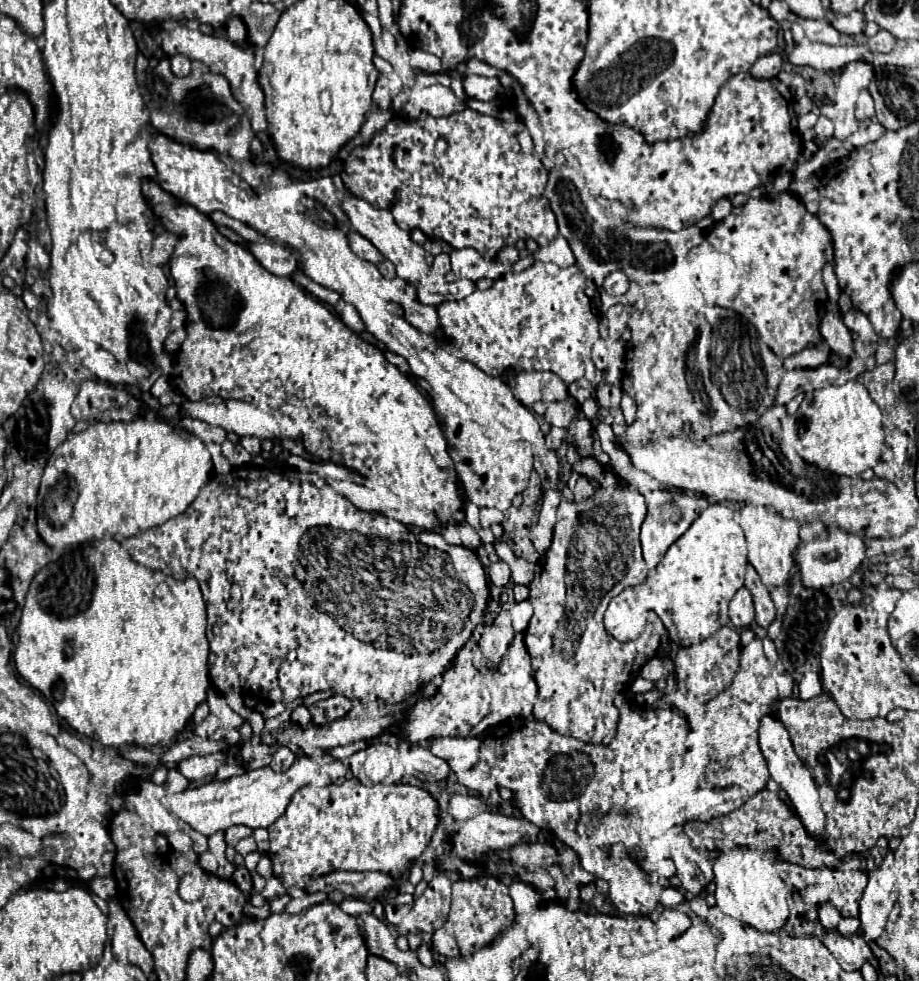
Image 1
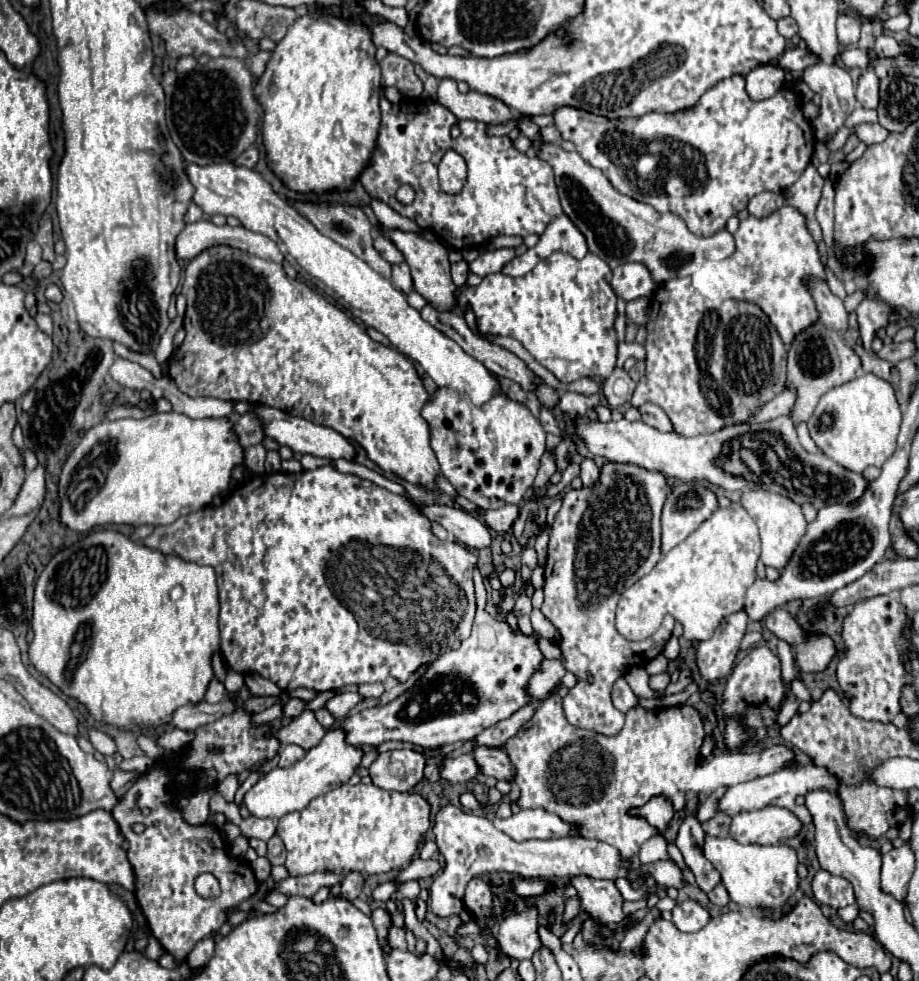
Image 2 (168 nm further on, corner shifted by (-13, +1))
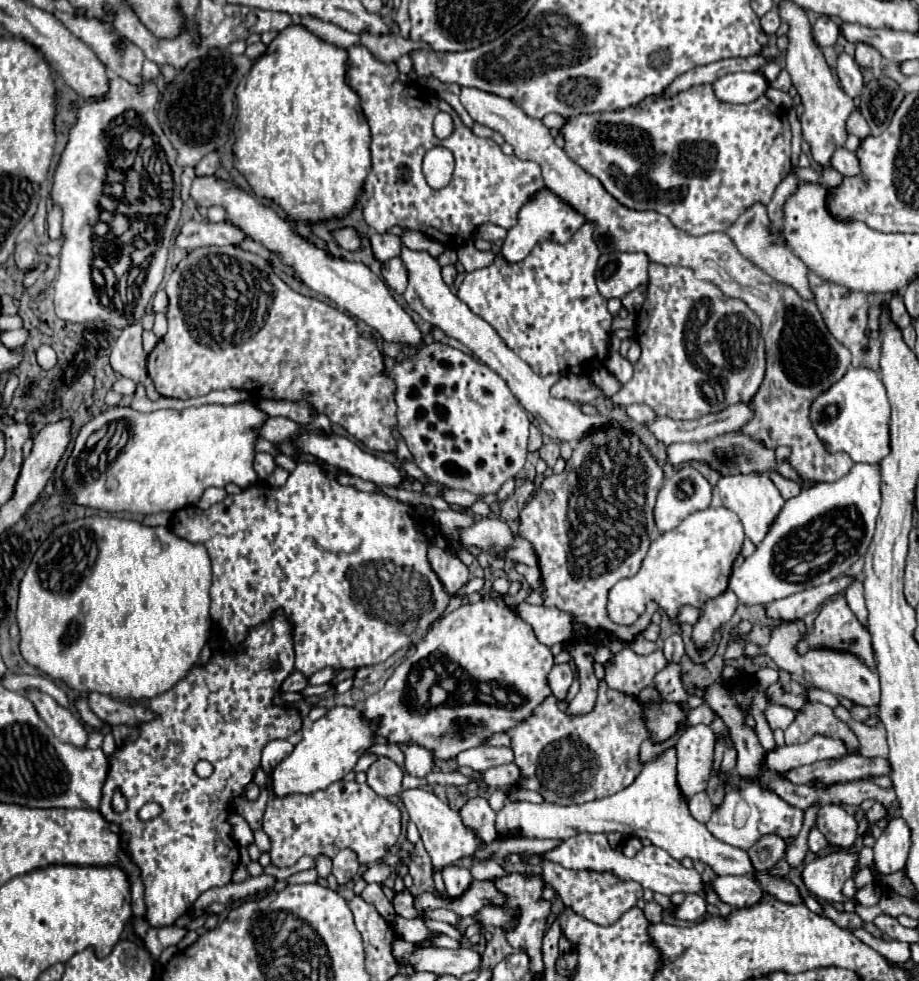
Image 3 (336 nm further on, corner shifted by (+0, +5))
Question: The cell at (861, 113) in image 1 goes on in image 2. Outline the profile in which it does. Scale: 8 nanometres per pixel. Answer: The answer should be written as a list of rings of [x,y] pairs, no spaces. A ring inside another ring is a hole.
[[[864,70],[864,74],[860,76],[858,88],[856,88],[856,98],[864,108],[876,108],[880,102],[878,96],[878,76],[874,74],[874,70]]]

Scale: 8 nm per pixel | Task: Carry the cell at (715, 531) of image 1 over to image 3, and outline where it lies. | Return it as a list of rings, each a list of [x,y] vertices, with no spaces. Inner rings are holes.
[[[710,505],[687,516],[677,528],[659,534],[653,540],[641,570],[633,578],[625,578],[611,588],[607,610],[613,622],[633,624],[645,612],[649,600],[655,600],[671,618],[675,618],[681,606],[691,604],[703,608],[707,600],[725,592],[731,566],[739,556],[745,534],[735,512]]]

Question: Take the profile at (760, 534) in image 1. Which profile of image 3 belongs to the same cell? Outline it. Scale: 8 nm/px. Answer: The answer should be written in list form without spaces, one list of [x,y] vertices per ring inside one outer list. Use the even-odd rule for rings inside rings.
[[[759,472],[733,474],[733,476],[725,476],[723,474],[719,478],[719,482],[717,482],[717,490],[719,490],[719,496],[723,500],[723,506],[739,516],[739,520],[741,520],[741,524],[745,528],[745,536],[753,544],[759,544],[765,538],[769,526],[773,524],[775,516],[779,514],[779,510],[785,504],[783,496],[775,488],[775,484],[771,482],[771,478],[767,474],[759,474]]]

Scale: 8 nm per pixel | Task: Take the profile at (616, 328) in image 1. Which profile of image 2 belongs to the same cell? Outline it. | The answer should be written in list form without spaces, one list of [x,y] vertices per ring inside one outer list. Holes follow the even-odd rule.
[[[648,298],[630,300],[626,306],[626,318],[636,326],[644,326],[648,322],[648,306],[650,306]]]

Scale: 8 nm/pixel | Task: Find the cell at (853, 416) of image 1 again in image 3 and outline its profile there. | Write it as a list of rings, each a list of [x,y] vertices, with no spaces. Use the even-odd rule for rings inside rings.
[[[849,368],[837,384],[833,384],[827,392],[813,400],[811,422],[829,452],[847,452],[853,462],[879,464],[889,454],[889,400],[881,382],[881,374],[869,368]]]

